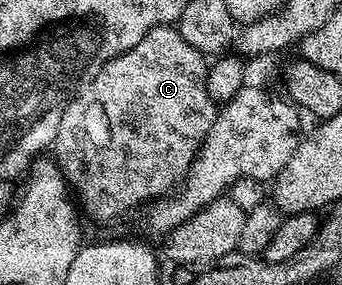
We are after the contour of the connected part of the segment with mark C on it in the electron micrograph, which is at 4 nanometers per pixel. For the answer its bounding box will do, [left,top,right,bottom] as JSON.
[53,25,217,221]

